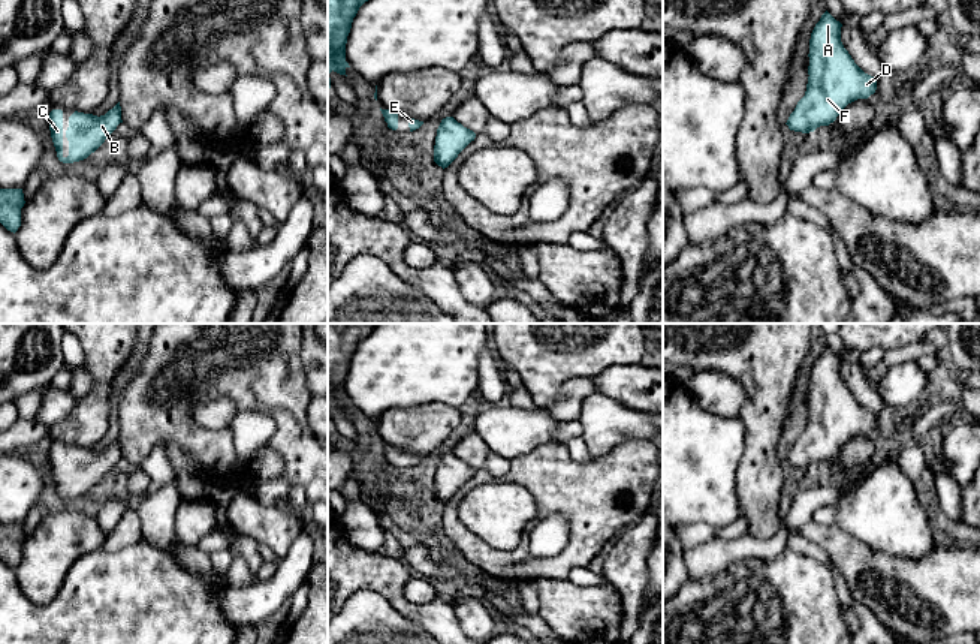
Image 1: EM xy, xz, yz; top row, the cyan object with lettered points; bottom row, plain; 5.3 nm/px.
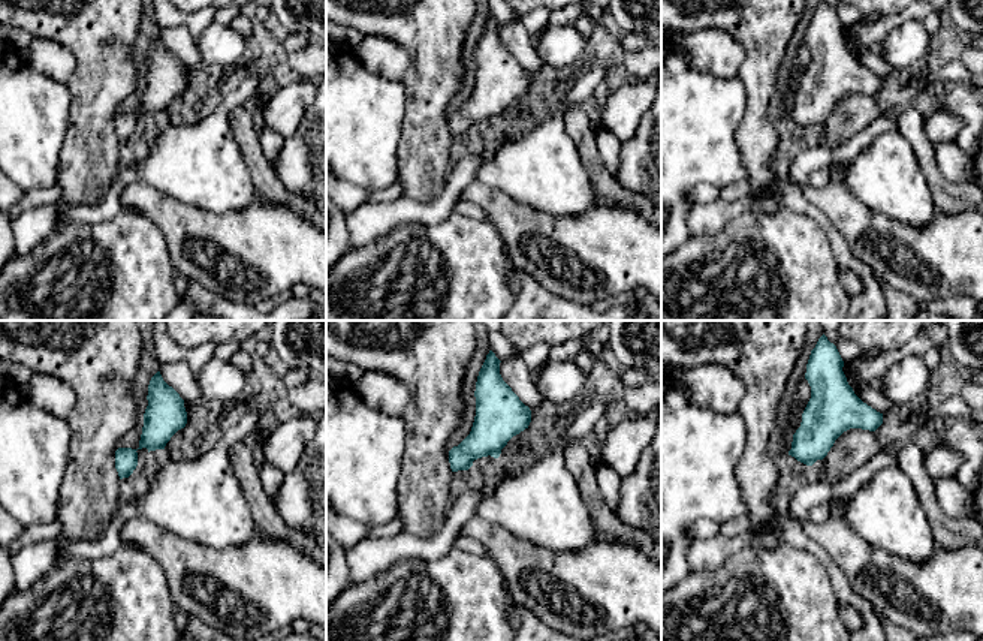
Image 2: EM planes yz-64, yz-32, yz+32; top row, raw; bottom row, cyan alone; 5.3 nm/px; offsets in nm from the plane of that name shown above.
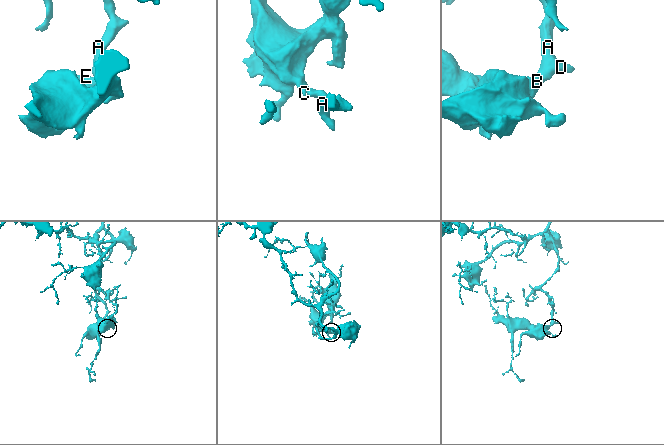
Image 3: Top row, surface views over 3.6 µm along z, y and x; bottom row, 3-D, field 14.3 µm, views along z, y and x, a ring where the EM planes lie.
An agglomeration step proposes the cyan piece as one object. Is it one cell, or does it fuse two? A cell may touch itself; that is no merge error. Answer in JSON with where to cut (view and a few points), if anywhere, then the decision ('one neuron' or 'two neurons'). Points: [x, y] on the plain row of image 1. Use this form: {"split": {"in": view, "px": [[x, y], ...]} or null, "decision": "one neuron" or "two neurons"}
{"split": null, "decision": "one neuron"}

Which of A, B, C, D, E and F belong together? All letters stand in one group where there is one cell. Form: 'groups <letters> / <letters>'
groups A B C D E F

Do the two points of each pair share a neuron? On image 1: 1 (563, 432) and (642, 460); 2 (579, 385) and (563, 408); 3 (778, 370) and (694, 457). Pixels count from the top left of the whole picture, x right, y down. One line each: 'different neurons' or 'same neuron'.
1: different neurons
2: same neuron
3: different neurons

